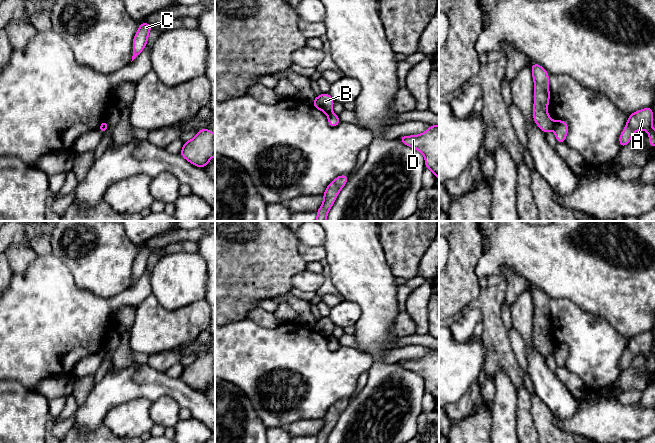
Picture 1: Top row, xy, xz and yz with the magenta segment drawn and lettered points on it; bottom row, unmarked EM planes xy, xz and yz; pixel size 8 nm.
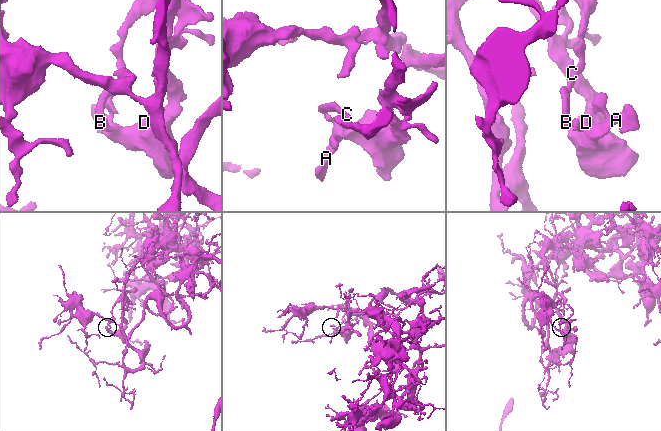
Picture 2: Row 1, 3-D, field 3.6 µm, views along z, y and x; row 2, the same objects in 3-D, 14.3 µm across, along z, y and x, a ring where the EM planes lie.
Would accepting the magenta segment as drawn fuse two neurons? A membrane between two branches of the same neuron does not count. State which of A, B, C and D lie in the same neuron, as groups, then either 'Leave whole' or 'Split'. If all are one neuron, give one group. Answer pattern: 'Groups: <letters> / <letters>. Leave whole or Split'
Groups: A D / B C. Split

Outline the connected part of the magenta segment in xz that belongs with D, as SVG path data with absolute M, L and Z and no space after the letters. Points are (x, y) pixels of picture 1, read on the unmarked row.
M431 349L422 358L400 360L399 364L417 373L425 381L425 392L430 393L439 404L439 349Z

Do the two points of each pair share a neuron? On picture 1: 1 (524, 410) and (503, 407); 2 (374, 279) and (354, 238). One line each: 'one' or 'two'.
1: two
2: one

